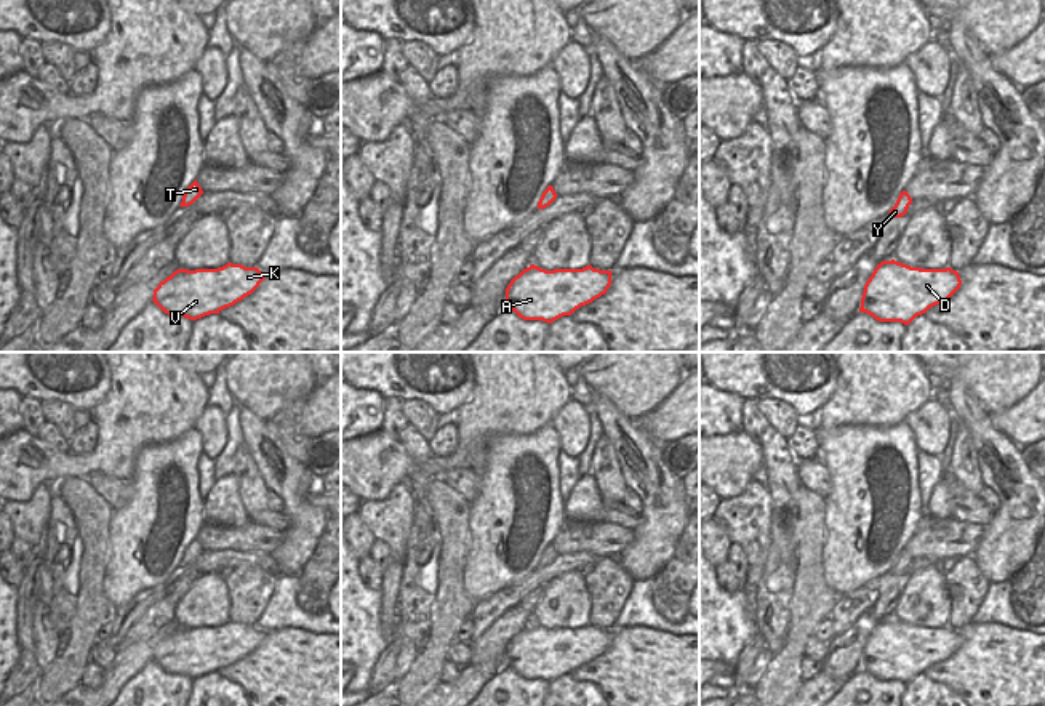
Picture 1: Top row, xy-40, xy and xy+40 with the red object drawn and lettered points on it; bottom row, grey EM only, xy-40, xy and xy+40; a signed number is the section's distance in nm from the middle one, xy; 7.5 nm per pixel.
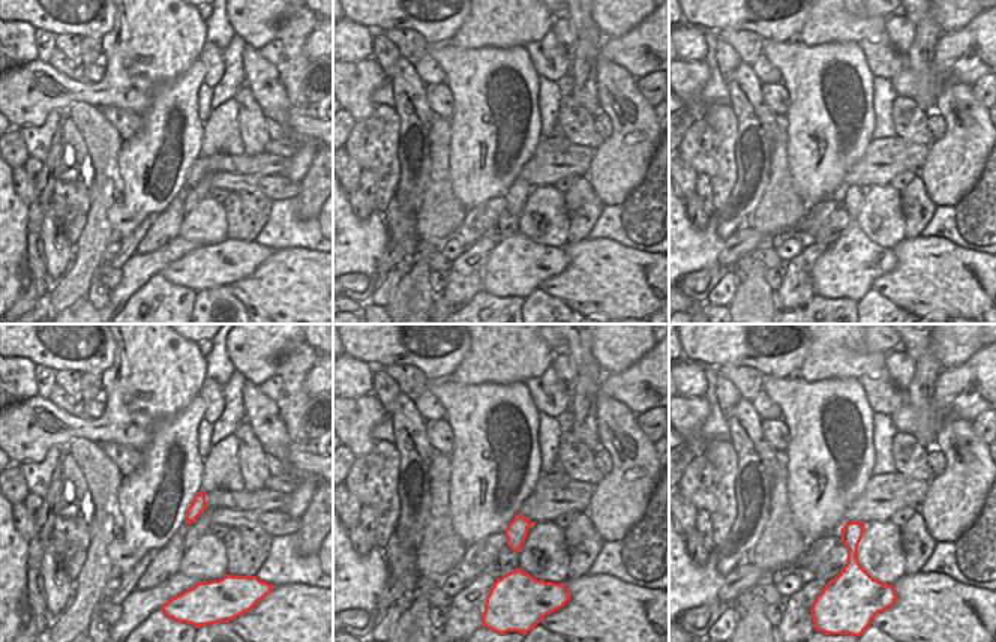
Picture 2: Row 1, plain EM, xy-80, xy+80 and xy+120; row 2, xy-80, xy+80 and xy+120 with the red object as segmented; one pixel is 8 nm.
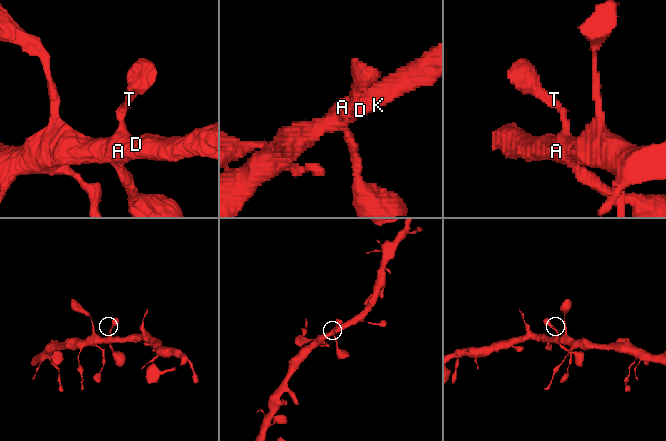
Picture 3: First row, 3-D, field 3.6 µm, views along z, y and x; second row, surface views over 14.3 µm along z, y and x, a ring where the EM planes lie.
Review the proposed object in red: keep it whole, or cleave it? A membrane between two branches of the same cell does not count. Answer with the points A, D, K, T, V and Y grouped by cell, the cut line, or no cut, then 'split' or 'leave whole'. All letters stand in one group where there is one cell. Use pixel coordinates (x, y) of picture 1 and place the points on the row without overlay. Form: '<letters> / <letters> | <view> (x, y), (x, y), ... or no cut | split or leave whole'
A D K T V Y | no cut | leave whole

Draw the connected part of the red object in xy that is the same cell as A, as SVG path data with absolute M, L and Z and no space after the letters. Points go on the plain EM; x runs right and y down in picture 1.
M531 623L507 644L506 664L523 679L552 682L600 656L610 644L611 629L594 628L591 623L554 629Z

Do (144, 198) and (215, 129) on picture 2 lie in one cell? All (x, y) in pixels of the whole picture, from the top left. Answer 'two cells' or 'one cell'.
two cells

